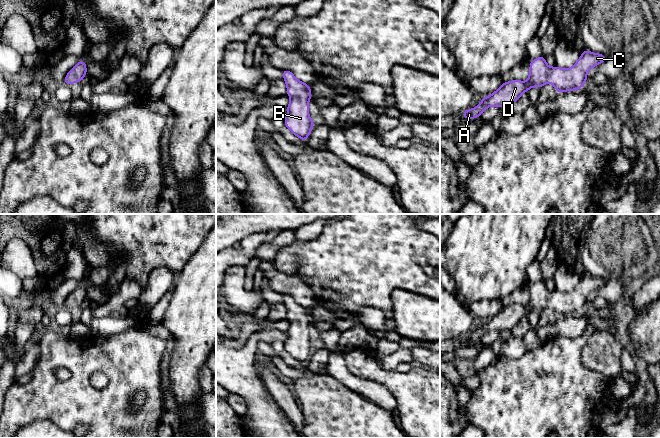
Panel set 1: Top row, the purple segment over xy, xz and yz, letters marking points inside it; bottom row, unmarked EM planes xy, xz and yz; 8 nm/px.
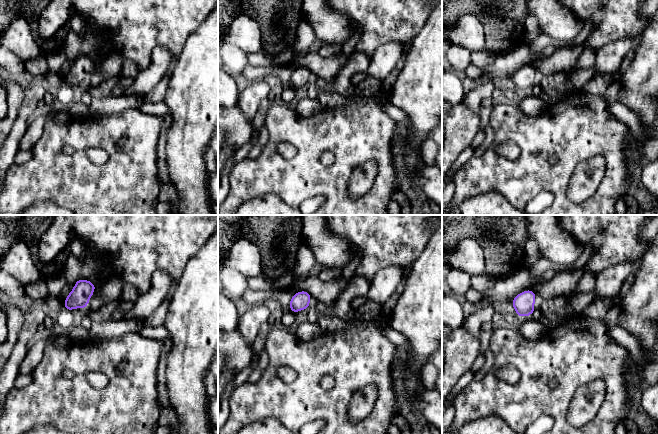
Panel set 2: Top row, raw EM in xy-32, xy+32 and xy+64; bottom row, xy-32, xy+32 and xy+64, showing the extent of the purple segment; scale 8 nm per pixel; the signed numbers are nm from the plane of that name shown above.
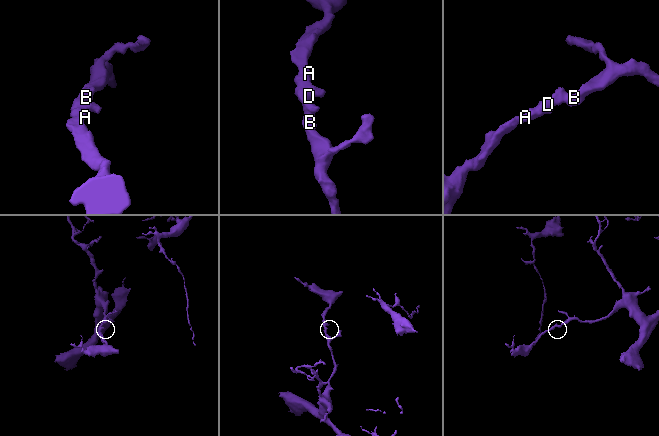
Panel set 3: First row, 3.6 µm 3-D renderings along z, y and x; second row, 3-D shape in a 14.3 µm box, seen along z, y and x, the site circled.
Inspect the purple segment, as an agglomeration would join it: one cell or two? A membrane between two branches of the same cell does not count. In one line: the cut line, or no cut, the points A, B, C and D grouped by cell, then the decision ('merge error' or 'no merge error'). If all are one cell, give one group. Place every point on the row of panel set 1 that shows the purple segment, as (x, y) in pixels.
cut none; groups A B C D; no merge error

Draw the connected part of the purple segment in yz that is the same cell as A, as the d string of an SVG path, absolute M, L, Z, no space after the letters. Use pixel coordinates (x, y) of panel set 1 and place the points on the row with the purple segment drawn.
M584 50L578 61L568 69L557 66L549 67L546 59L540 56L530 62L529 77L526 82L512 80L504 82L491 95L483 97L482 101L461 115L466 119L478 118L488 107L511 106L524 92L531 87L542 88L545 83L551 83L557 92L574 91L582 88L587 81L588 71L605 62L607 56Z

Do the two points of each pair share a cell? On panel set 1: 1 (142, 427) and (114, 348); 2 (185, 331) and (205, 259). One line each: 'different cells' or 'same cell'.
1: same cell
2: same cell

